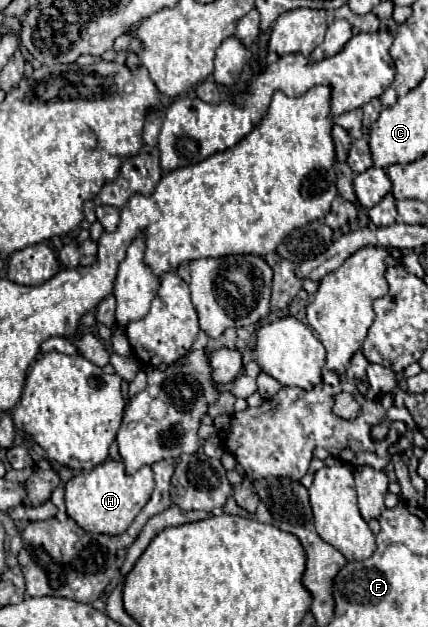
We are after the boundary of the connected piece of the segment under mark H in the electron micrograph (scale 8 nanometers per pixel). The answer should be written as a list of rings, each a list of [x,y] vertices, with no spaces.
[[[106,460],[92,468],[90,472],[76,474],[72,480],[68,480],[64,486],[64,498],[68,516],[86,532],[118,536],[126,532],[130,522],[148,502],[152,490],[154,490],[154,472],[150,466],[140,468],[136,474],[126,474],[122,460]]]

